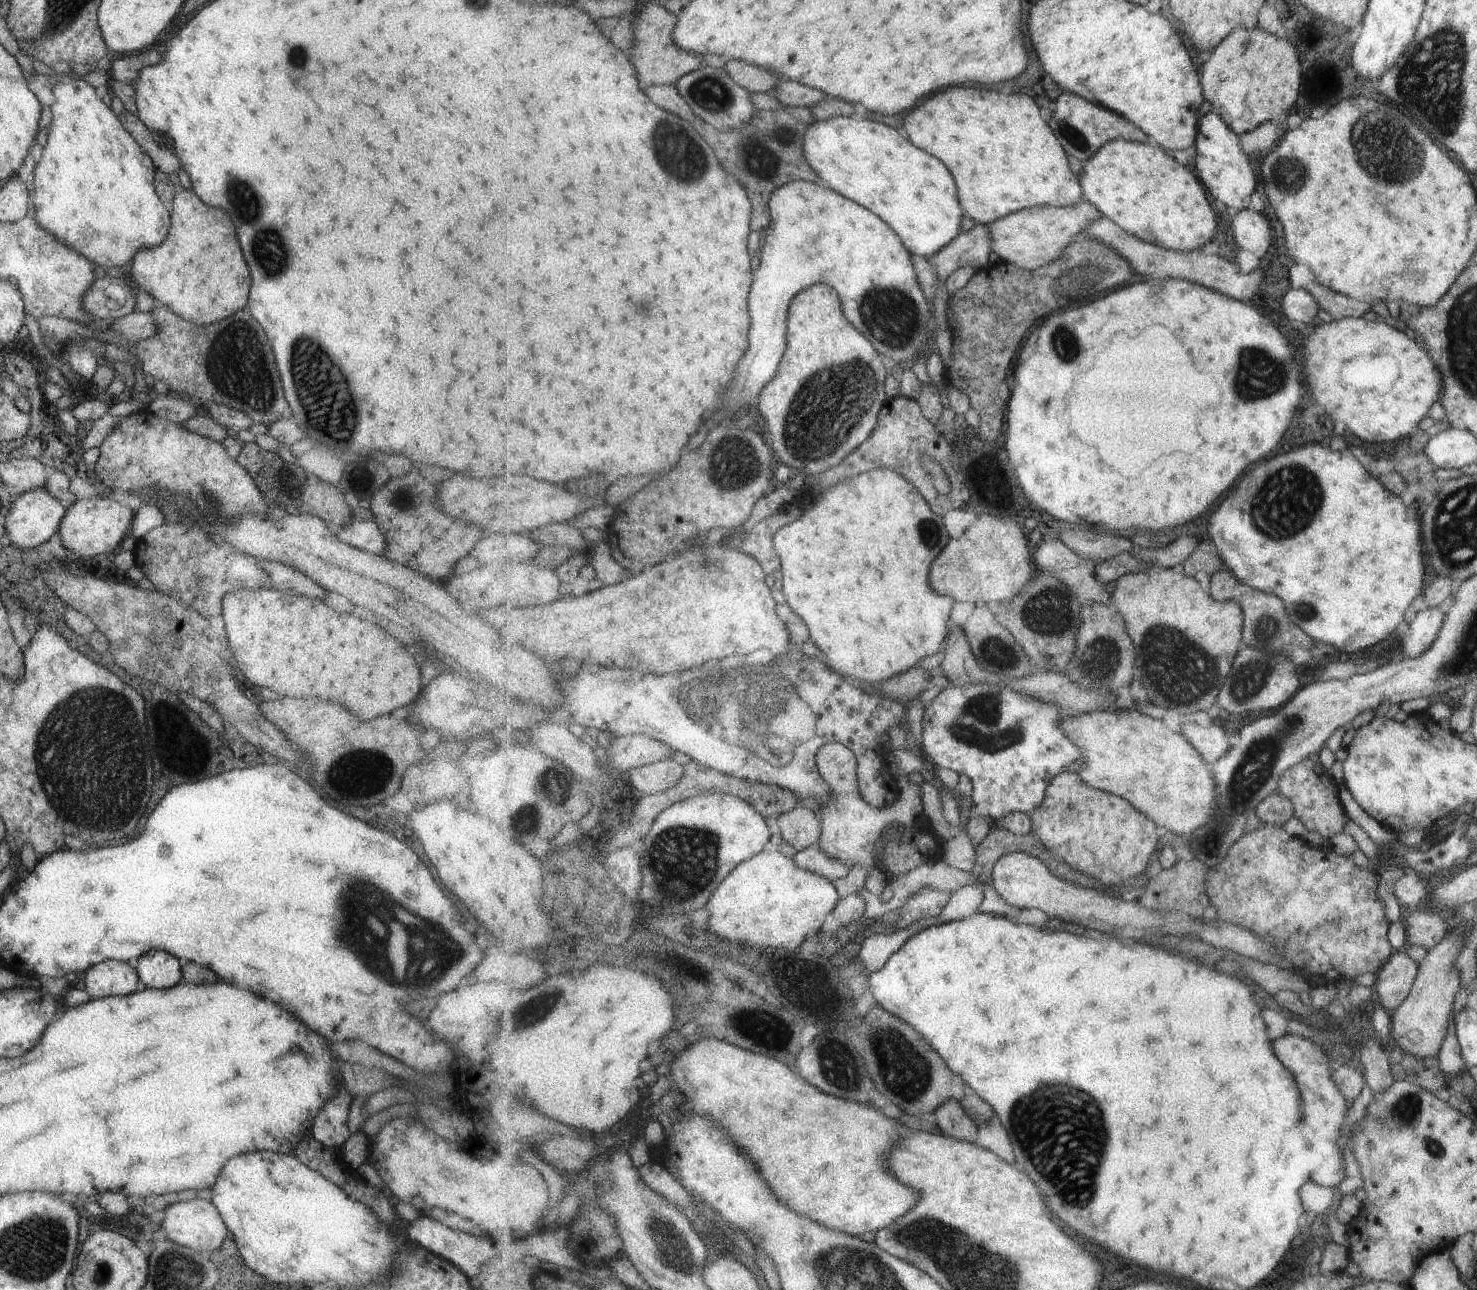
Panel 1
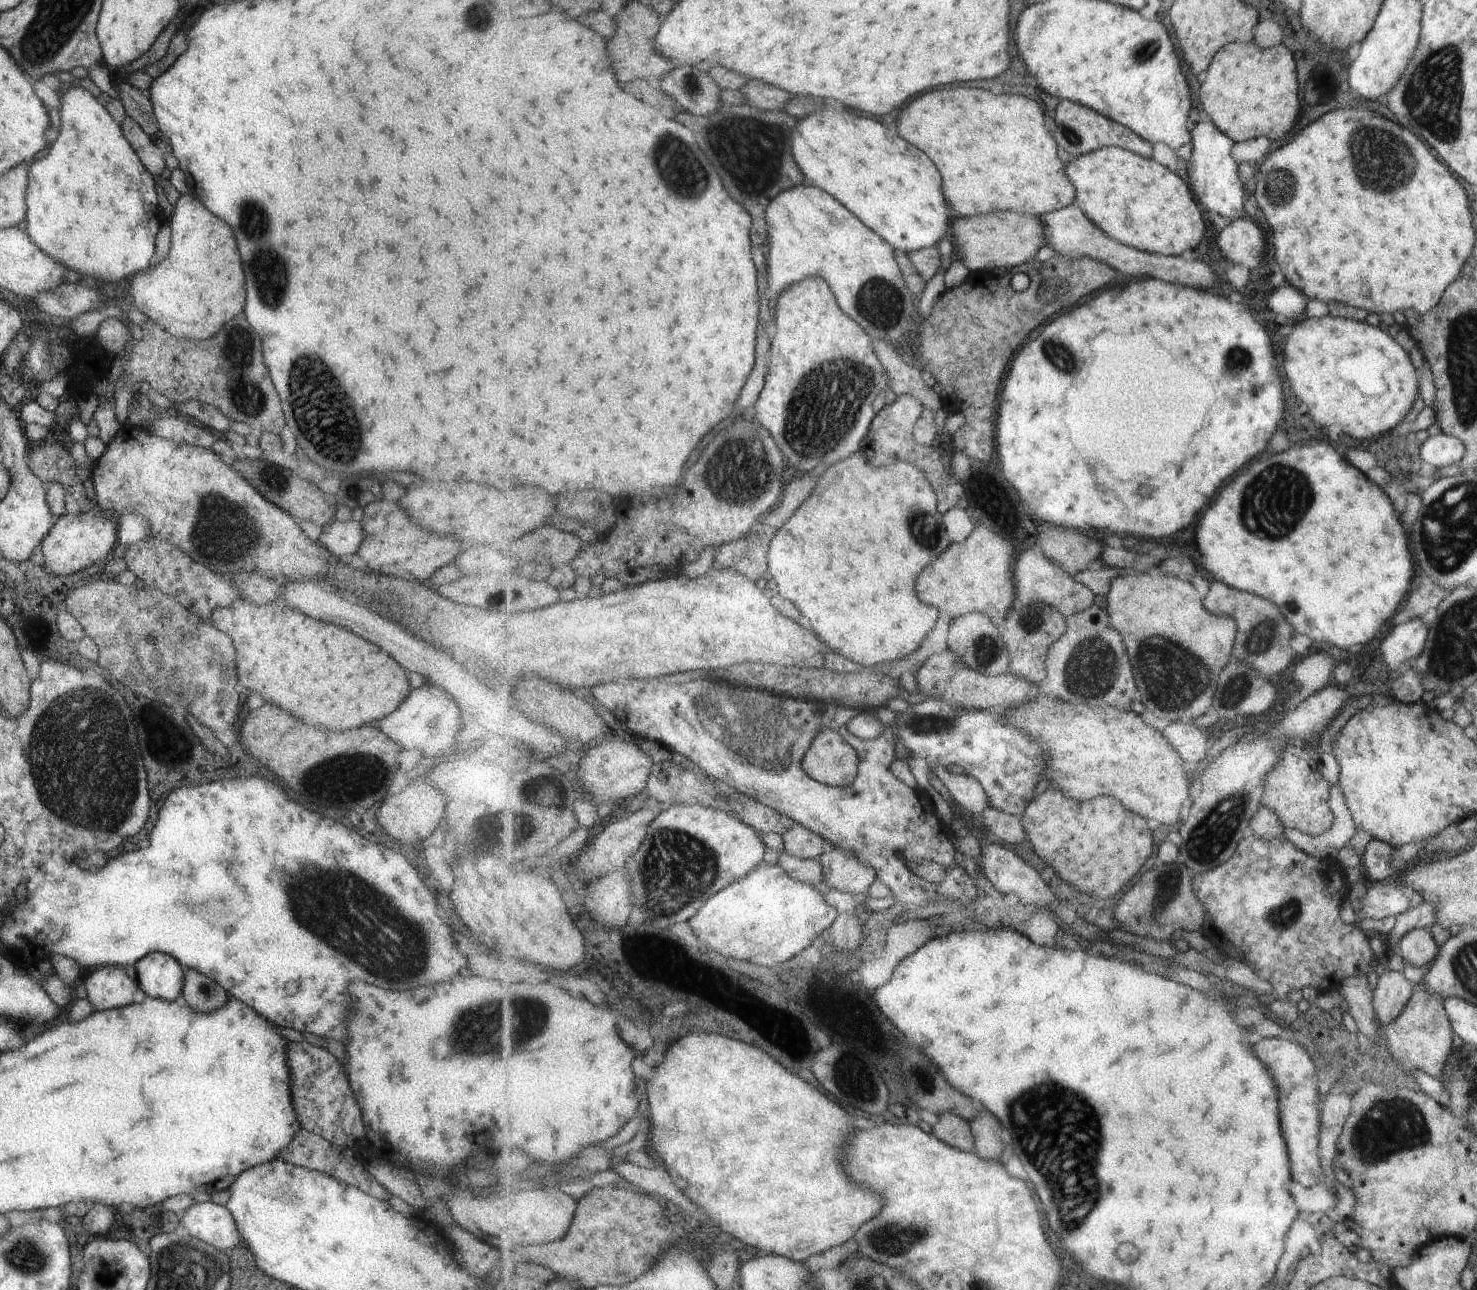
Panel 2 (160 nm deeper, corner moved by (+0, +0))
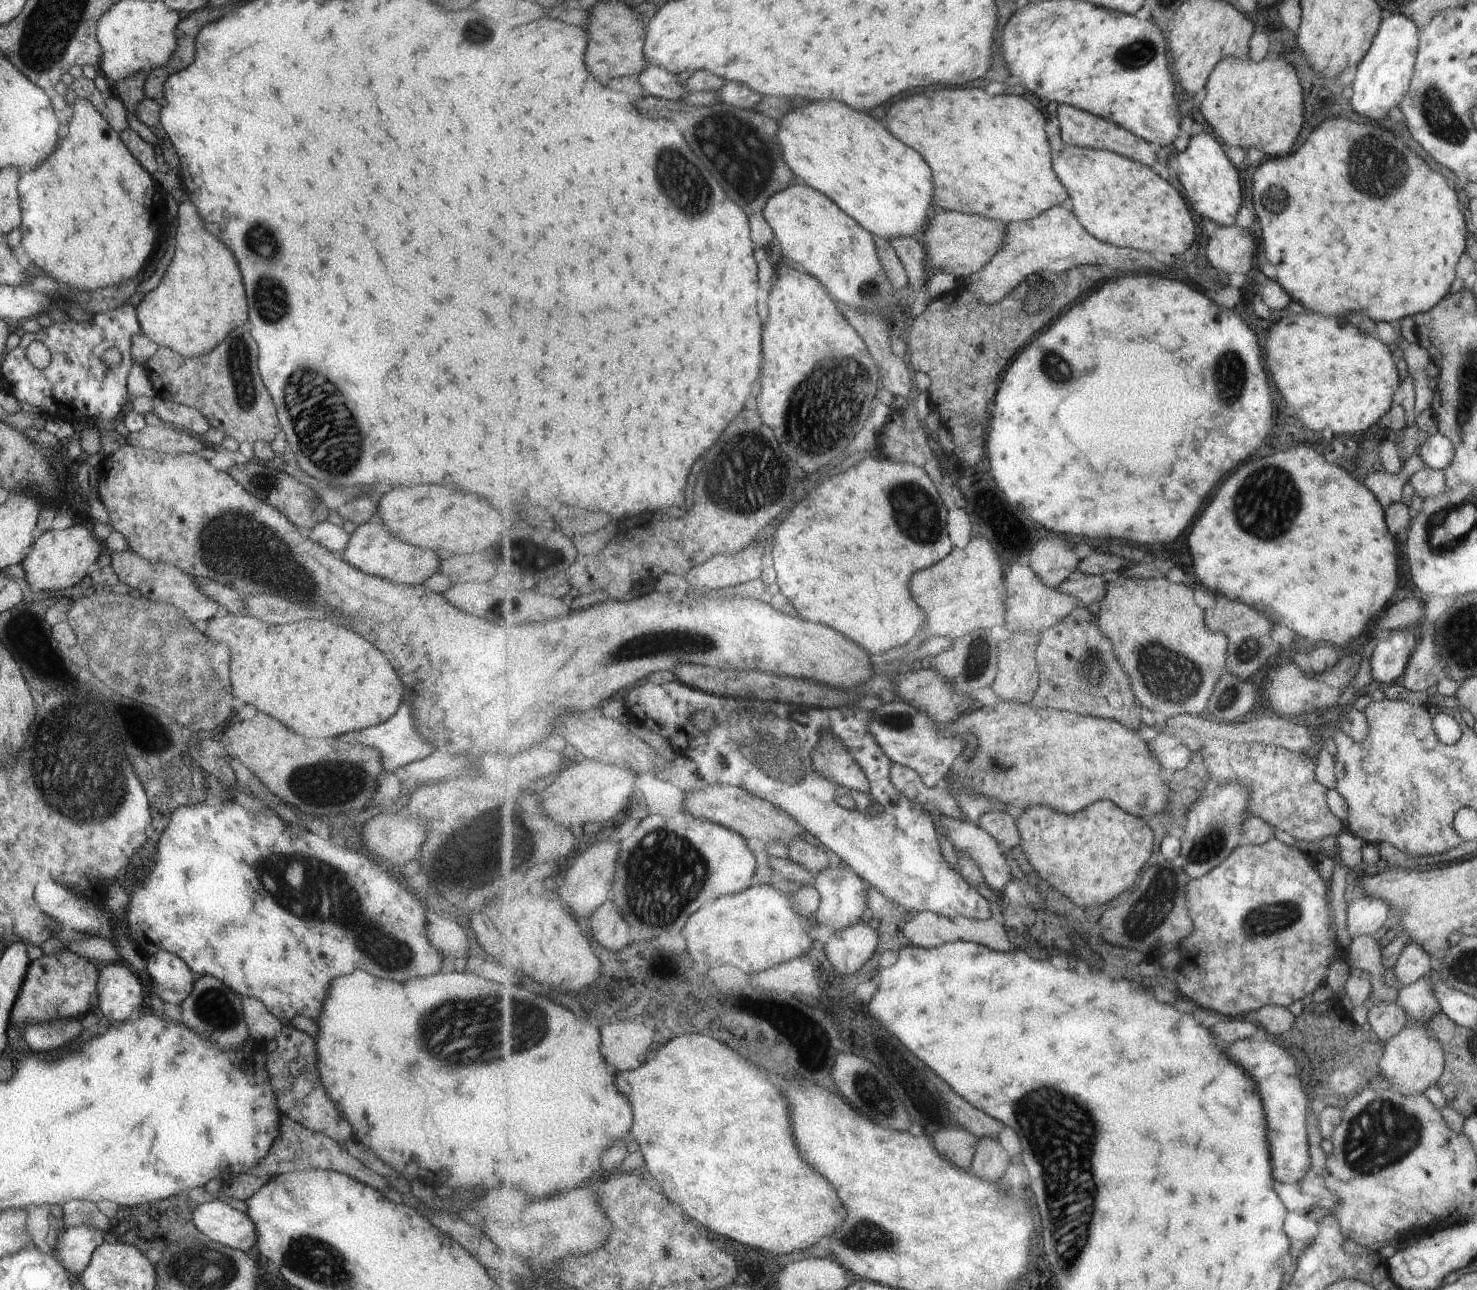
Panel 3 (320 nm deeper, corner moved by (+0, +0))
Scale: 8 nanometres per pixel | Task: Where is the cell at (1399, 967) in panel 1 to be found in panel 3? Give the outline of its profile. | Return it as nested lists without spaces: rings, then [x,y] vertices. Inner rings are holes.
[[[1380,1002],[1371,1006],[1367,1011],[1367,1022],[1371,1026],[1370,1036],[1372,1036],[1379,1044],[1380,1049],[1382,1044],[1387,1042],[1391,1036],[1395,1036],[1403,1026],[1409,1022],[1407,1014],[1397,1006],[1397,1002]]]

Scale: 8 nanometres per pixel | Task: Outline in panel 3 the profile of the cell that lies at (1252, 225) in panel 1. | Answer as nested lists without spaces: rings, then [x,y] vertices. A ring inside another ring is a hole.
[[[1219,226],[1206,246],[1208,262],[1225,274],[1249,274],[1255,266],[1255,240],[1249,228]]]

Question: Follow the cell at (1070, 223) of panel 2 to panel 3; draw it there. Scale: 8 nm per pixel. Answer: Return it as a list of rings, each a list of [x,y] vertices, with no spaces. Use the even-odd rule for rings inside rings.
[[[1070,205],[1050,208],[1034,219],[1008,223],[1005,240],[985,267],[978,273],[961,279],[957,286],[987,307],[1001,304],[1026,278],[1041,271],[1063,274],[1075,267],[1095,265],[1105,268],[1107,272],[1131,274],[1165,268],[1165,264],[1155,260],[1150,252],[1101,242],[1077,220]]]

